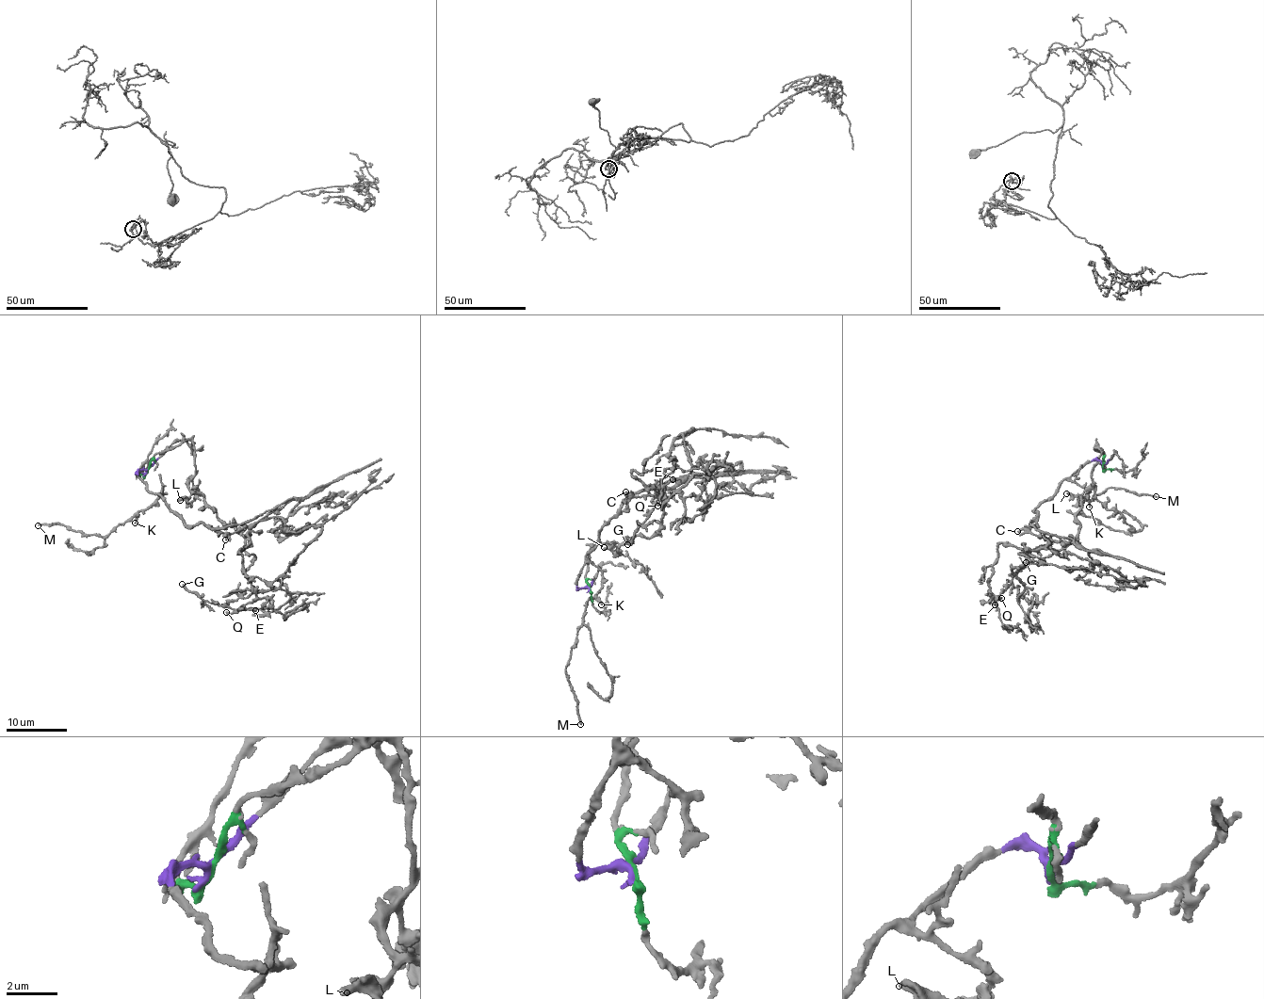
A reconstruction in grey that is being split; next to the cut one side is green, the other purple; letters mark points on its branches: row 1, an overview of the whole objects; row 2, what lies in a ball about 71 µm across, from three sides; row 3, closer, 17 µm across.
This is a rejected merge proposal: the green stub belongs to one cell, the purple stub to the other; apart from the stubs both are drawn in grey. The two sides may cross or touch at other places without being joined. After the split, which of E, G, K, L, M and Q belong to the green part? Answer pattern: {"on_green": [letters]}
{"on_green": ["E", "G", "L", "Q"]}

